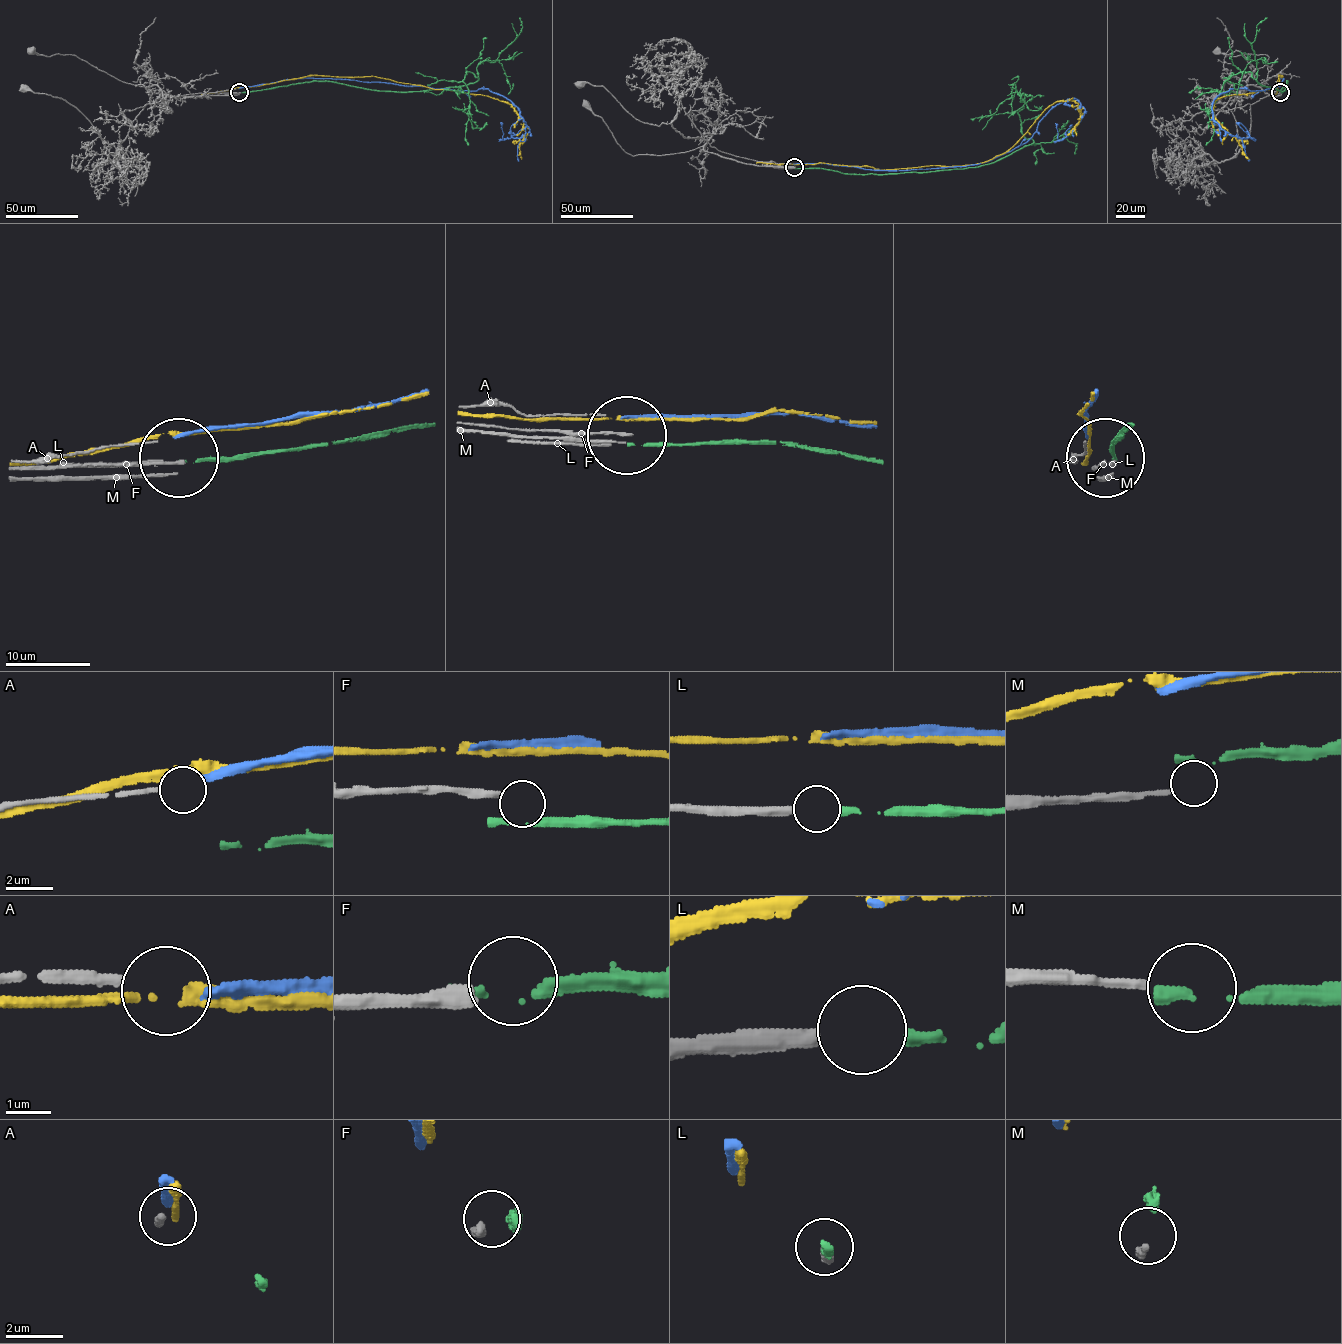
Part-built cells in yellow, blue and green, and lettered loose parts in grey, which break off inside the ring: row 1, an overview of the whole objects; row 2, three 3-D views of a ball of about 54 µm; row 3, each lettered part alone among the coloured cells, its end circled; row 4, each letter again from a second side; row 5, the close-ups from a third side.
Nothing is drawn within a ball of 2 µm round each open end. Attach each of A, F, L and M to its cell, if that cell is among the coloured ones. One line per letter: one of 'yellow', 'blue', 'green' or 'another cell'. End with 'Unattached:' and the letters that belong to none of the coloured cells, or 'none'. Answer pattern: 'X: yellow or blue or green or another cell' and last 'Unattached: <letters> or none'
A: another cell
F: another cell
L: green
M: another cell
Unattached: A, F, M

